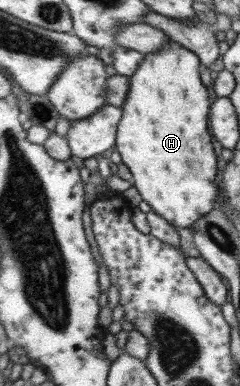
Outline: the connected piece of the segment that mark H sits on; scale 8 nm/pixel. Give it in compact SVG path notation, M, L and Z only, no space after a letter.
M170 41L164 49L154 52L153 54L147 54L145 60L140 64L140 67L137 68L137 71L129 77L130 91L127 95L127 100L123 103L121 121L119 121L119 125L117 125L116 151L120 154L122 163L131 170L133 176L132 185L138 189L142 200L146 201L151 206L152 211L157 213L157 215L161 215L161 217L165 219L165 222L168 222L171 226L175 225L174 227L193 227L193 223L195 223L197 219L201 219L203 215L219 207L219 203L215 200L219 192L219 187L215 182L215 177L217 177L217 157L213 143L211 142L213 137L211 137L211 133L209 133L208 124L211 101L208 99L209 93L199 76L199 66L200 60L197 55L194 55L191 51L188 51L179 43L173 41Z

